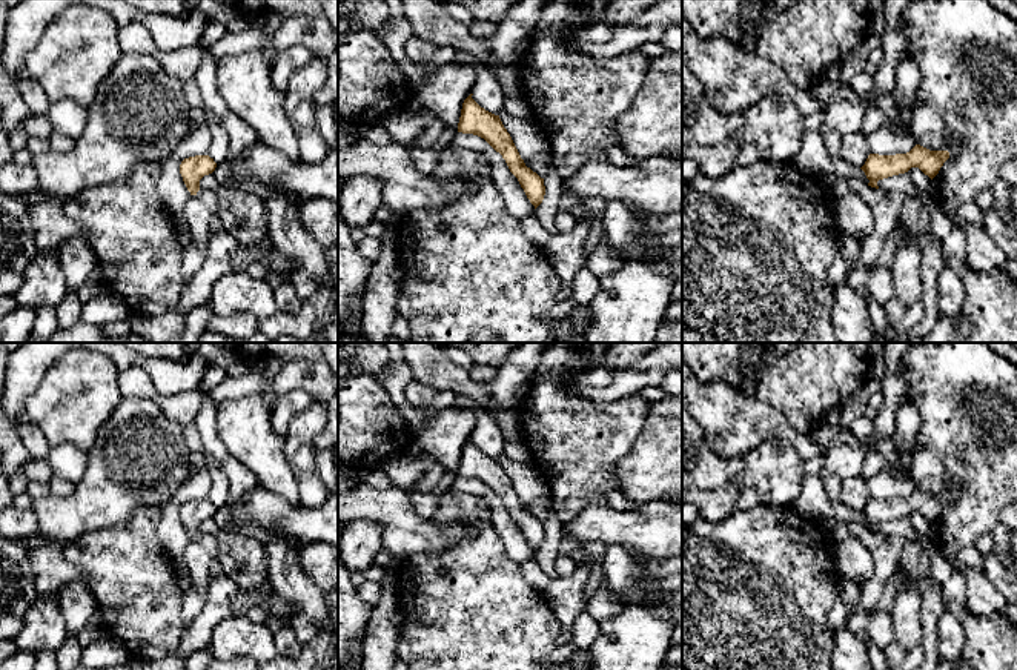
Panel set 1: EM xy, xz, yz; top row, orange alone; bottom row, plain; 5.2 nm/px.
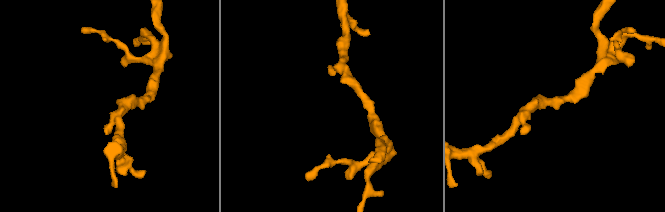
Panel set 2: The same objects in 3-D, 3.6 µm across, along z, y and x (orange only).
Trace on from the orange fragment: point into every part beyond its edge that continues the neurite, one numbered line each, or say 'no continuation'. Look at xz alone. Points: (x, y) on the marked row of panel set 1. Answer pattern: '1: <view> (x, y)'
no continuation

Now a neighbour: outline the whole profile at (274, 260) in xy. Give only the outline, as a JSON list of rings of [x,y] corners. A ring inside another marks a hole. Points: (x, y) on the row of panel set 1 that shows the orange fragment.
[[[272,240],[270,247],[263,258],[253,255],[247,247],[240,246],[238,250],[234,254],[232,272],[247,272],[247,269],[255,263],[263,264],[269,272],[278,272],[284,277],[296,270],[293,261],[284,257],[273,246]]]

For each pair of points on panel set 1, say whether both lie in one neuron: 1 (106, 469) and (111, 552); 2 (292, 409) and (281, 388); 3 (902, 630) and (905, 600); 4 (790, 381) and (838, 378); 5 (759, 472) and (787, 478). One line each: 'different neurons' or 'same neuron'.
1: different neurons
2: different neurons
3: same neuron
4: same neuron
5: same neuron

